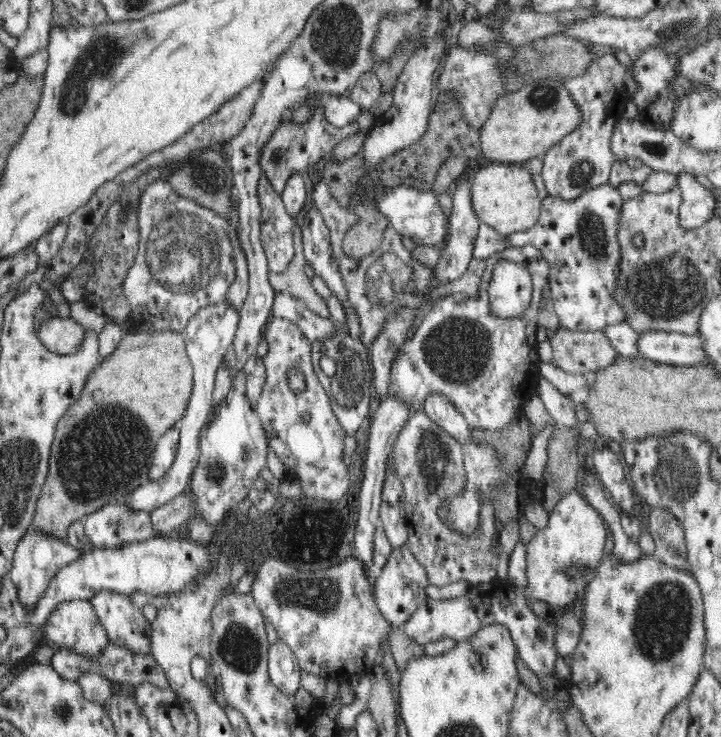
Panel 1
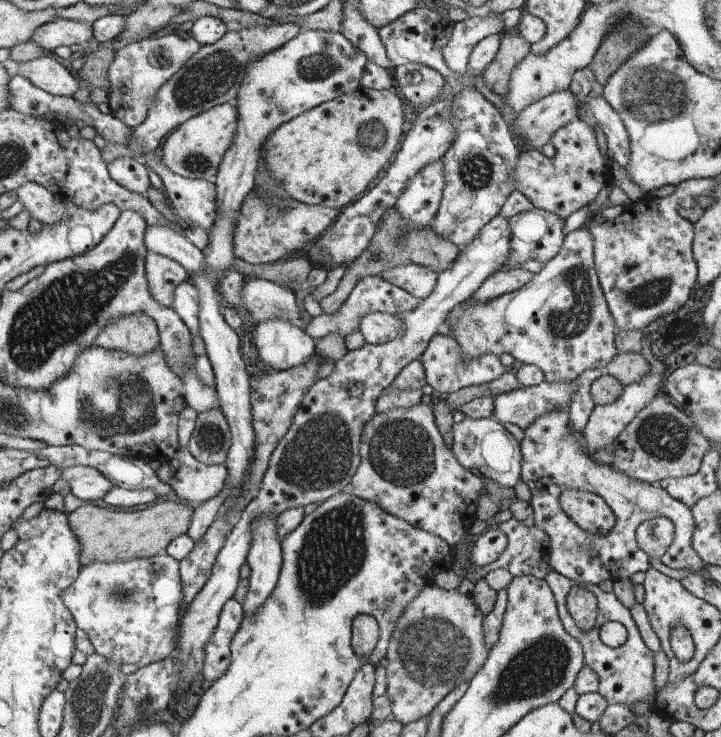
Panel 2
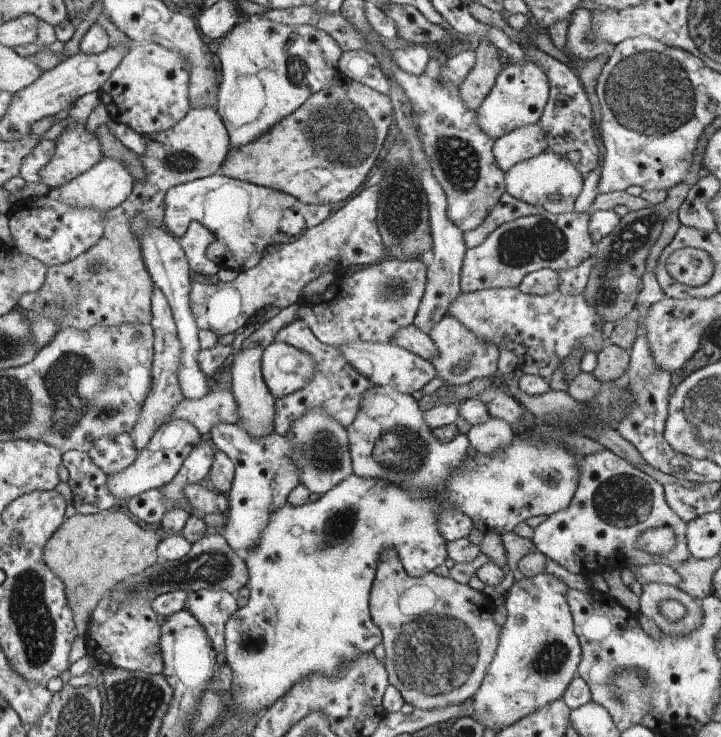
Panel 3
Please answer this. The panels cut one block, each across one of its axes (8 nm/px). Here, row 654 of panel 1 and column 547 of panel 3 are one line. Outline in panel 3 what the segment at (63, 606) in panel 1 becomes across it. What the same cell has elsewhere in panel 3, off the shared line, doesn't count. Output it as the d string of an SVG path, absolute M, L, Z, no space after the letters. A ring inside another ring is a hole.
M528 60L526 64L506 62L495 87L484 100L483 105L476 110L479 113L480 128L495 139L508 135L516 128L524 128L528 124L540 124L544 108L547 107L551 94L551 86L547 74L536 64Z

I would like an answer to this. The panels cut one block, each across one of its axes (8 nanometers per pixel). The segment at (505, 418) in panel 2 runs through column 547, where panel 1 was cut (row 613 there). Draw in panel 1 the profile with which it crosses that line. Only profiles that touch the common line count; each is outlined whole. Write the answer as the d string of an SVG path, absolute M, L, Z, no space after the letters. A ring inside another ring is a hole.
M406 544L394 547L388 562L381 569L380 576L375 583L375 602L382 617L392 626L402 628L414 615L414 612L427 600L426 589L429 586L429 576L411 554Z

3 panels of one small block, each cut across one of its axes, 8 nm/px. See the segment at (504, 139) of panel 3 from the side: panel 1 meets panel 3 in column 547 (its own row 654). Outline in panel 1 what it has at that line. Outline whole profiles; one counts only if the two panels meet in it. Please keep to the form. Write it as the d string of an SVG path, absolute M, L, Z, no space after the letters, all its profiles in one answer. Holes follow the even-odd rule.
M101 591L91 600L111 642L130 653L151 653L151 614L132 603L130 596Z

